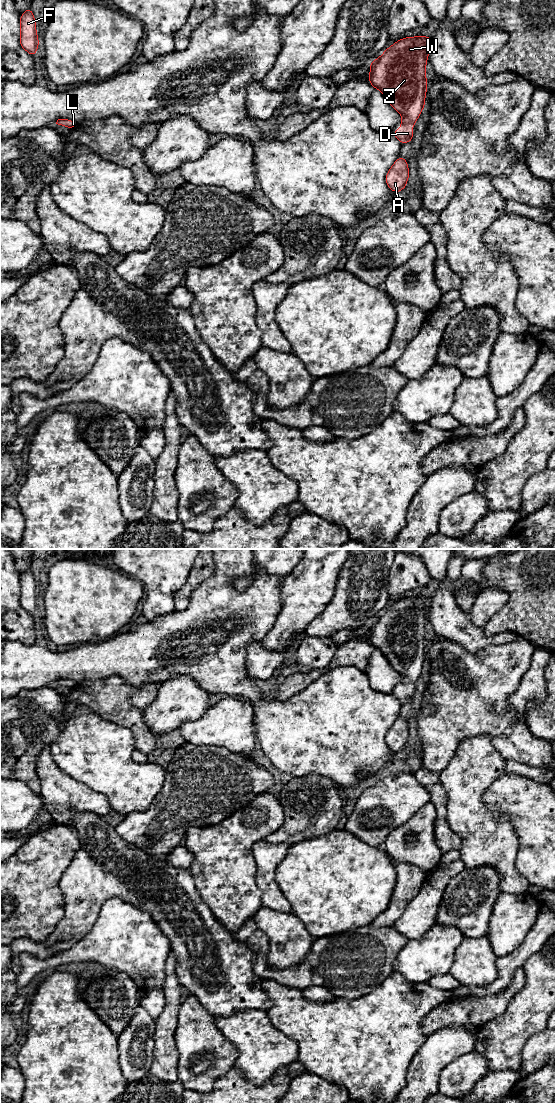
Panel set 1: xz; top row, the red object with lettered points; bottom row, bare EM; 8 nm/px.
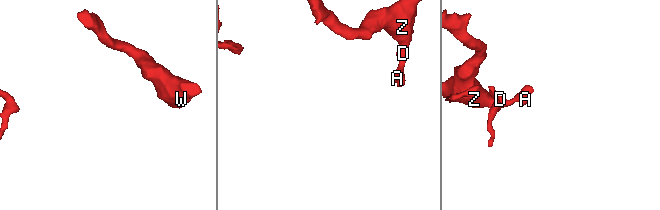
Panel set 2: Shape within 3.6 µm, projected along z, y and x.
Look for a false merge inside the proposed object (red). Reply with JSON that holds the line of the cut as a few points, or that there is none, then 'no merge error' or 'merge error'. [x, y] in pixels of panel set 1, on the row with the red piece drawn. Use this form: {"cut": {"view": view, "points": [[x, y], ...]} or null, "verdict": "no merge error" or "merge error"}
{"cut": null, "verdict": "no merge error"}

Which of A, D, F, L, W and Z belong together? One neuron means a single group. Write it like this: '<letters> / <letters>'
A D F L W Z

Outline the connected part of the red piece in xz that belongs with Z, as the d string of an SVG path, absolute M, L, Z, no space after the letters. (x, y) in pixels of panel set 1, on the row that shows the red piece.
M417 36L417 37L406 37L403 39L398 40L395 42L391 47L387 48L385 52L376 60L373 60L371 64L369 65L370 67L370 75L369 75L369 82L370 84L375 88L380 90L385 98L389 101L391 106L398 111L402 115L402 121L401 121L401 129L400 130L393 130L392 134L402 143L408 143L412 141L414 130L411 129L412 126L415 125L416 120L420 116L422 109L425 106L425 94L427 92L427 81L426 81L426 61L428 60L428 55L429 51L431 48L432 44L432 38L431 37L426 37L426 36Z

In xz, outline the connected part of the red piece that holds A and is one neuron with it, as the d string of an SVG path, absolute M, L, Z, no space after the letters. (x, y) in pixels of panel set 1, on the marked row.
M400 155L388 171L385 182L394 192L400 192L406 187L409 177L408 162Z

